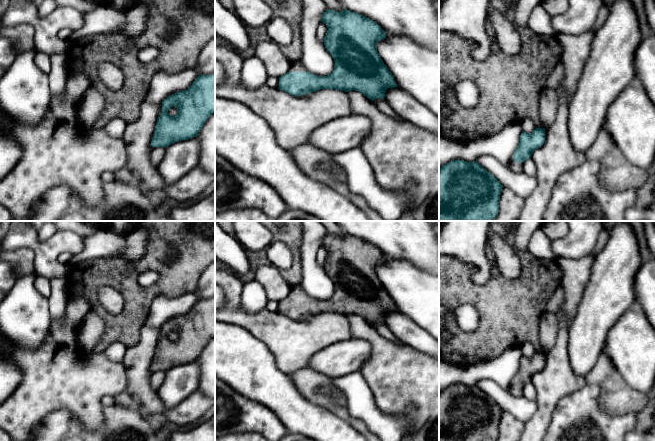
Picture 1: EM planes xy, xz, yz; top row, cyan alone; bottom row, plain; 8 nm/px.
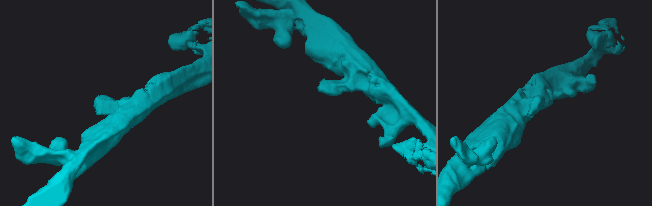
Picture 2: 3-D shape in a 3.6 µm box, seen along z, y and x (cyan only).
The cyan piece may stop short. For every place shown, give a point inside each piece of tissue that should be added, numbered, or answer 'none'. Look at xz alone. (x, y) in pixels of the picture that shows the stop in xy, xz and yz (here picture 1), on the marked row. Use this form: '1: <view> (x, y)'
1: xz (296, 66)

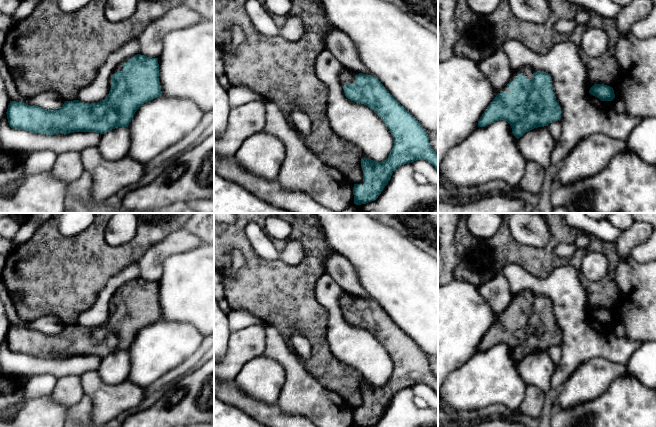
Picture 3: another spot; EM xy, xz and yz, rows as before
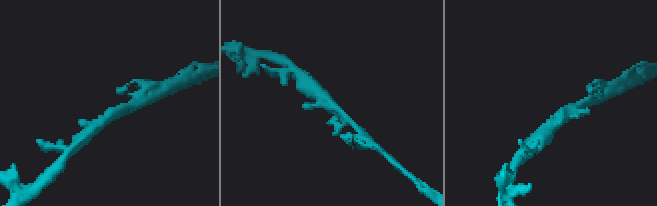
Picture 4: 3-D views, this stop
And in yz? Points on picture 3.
1: yz (526, 71)

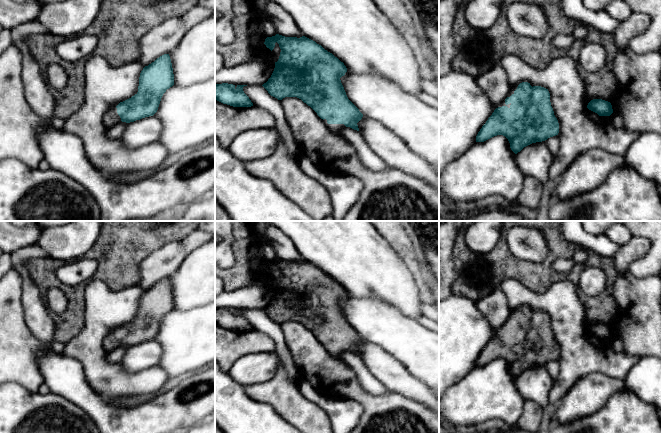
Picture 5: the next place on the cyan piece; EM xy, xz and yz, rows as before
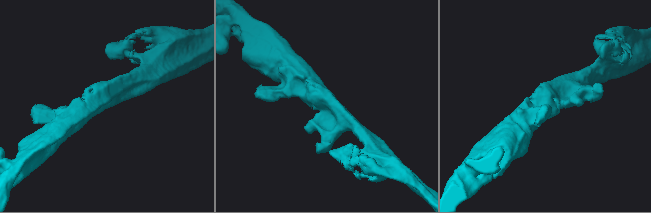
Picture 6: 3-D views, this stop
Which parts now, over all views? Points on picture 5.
1: xz (335, 128)

